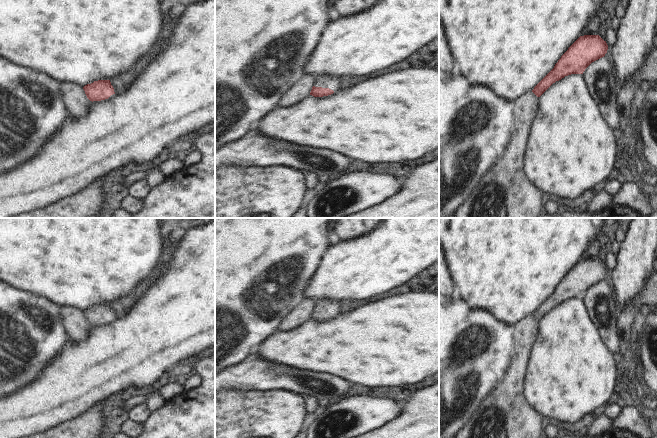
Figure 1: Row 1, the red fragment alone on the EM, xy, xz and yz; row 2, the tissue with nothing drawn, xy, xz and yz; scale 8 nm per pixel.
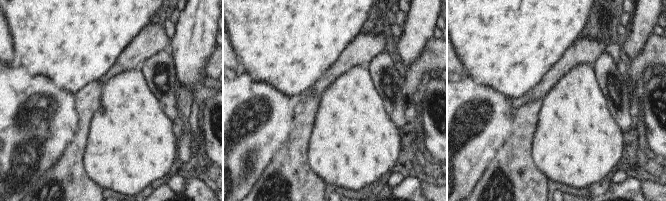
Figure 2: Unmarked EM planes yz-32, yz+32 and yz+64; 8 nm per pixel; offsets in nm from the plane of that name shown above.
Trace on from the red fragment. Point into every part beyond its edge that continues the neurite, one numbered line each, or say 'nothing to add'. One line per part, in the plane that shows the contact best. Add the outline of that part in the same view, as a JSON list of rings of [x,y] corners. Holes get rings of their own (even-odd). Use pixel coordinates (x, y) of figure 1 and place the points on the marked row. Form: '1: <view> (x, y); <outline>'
1: xz (333, 83); [[[321,76],[314,80],[313,86],[329,88],[336,92],[340,87],[340,79],[332,76]]]

